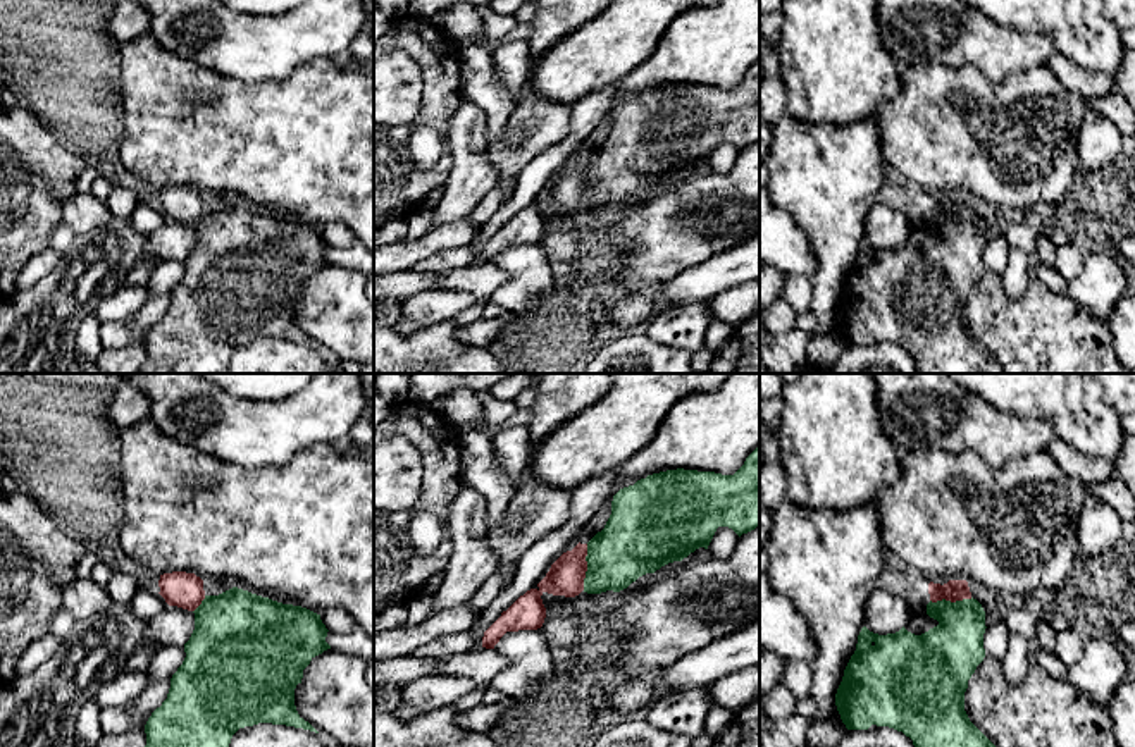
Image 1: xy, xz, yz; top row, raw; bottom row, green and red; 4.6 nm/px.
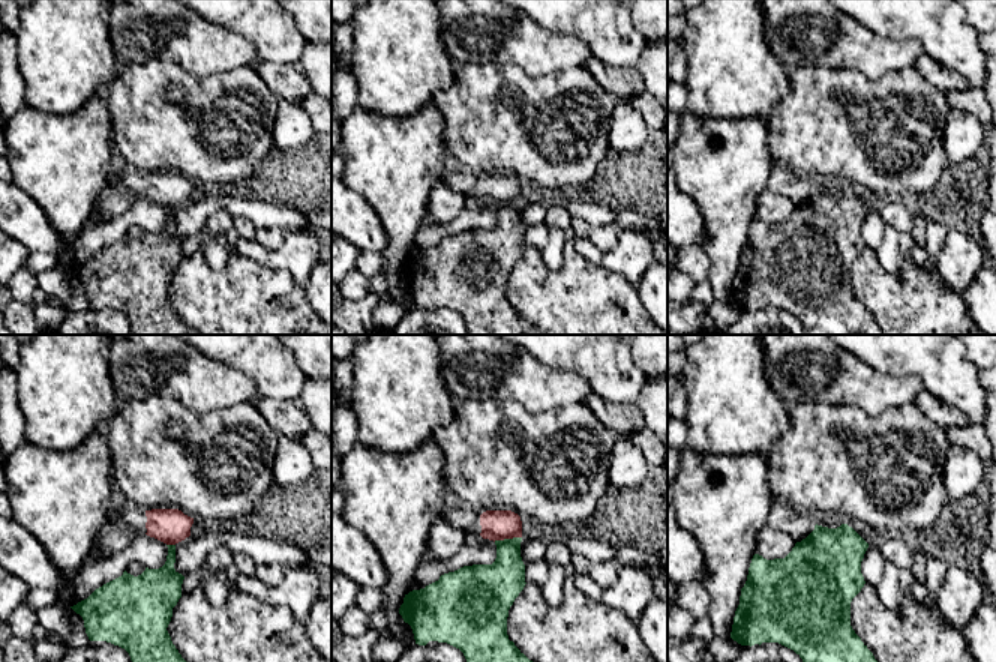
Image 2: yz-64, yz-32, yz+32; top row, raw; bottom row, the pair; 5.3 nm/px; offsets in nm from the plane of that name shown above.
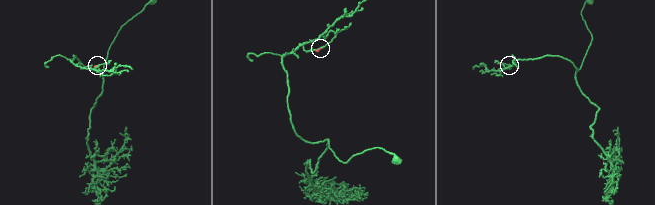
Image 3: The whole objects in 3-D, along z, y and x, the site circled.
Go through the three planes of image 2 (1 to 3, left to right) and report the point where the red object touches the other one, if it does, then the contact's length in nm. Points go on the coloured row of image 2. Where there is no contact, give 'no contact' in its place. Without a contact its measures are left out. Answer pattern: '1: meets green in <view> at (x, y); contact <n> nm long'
1: meets green in yz-64 at (171, 545); contact 50 nm long
2: meets green in yz-32 at (507, 539); contact 150 nm long
3: no contact

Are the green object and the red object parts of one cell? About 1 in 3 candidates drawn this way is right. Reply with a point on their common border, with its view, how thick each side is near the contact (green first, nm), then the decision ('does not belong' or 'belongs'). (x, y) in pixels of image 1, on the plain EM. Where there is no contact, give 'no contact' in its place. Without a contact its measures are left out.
meets green in xz at (588, 181); 320 nm thick on the green side, 170 nm on the other; does not belong

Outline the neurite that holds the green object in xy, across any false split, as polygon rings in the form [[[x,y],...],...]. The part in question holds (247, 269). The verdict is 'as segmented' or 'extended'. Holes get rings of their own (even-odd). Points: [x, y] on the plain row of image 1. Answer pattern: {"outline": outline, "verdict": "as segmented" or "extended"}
{"outline": [[[233,201],[205,210],[195,227],[195,244],[184,258],[186,272],[171,293],[167,313],[145,339],[146,360],[138,374],[226,374],[233,349],[258,337],[286,339],[319,348],[295,320],[295,303],[310,275],[331,263],[320,229]]], "verdict": "as segmented"}

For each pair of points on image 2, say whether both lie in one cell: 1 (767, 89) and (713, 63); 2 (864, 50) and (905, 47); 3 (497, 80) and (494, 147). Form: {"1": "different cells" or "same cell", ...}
{"1": "same cell", "2": "same cell", "3": "same cell"}

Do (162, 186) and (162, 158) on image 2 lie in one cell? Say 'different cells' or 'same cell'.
different cells

